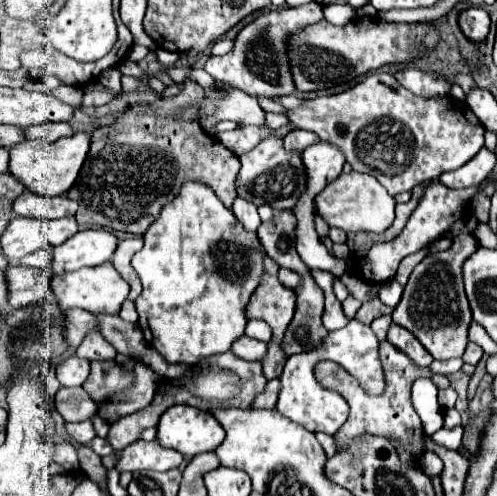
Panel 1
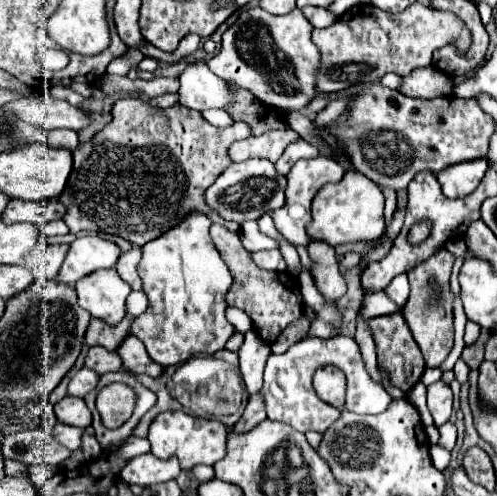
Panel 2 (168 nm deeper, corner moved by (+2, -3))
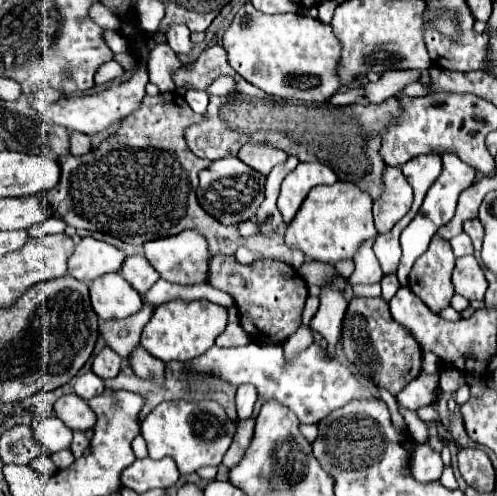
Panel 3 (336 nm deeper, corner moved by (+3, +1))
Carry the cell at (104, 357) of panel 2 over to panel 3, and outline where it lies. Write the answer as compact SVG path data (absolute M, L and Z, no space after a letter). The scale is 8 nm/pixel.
M108 346L94 358L92 362L92 372L96 372L102 380L108 380L108 378L114 378L118 372L120 372L120 366L122 366L122 358L110 350Z

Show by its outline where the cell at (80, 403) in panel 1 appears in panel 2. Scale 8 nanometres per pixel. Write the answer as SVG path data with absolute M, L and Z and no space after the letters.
M65 396L55 404L55 414L61 424L77 426L77 428L87 428L91 426L91 412L85 406L83 398L75 396Z

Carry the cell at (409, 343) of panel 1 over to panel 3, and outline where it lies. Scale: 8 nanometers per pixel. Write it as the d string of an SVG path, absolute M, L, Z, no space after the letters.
M356 298L348 304L342 326L342 344L346 358L356 366L356 370L388 388L392 394L398 394L422 372L422 348L414 340L412 332L392 318L388 304L380 298Z

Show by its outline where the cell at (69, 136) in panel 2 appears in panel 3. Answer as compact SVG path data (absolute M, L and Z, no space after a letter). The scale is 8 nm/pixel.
M70 132L70 154L80 156L90 150L90 136L84 136L80 132Z

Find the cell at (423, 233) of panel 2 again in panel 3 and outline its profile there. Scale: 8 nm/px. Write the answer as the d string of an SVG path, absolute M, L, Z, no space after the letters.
M444 154L442 156L442 174L440 178L432 184L432 188L428 190L426 198L424 198L424 204L422 208L418 210L418 214L414 216L414 220L402 230L402 236L400 236L400 246L402 246L402 260L400 260L400 266L398 266L398 280L400 280L400 286L408 284L408 272L414 264L414 260L424 254L428 250L428 244L432 240L432 236L436 234L436 230L444 224L450 222L450 218L454 216L454 210L456 210L456 202L458 202L458 196L460 192L464 192L476 178L476 170L472 166L468 166L466 162L462 162L458 156L454 154Z

